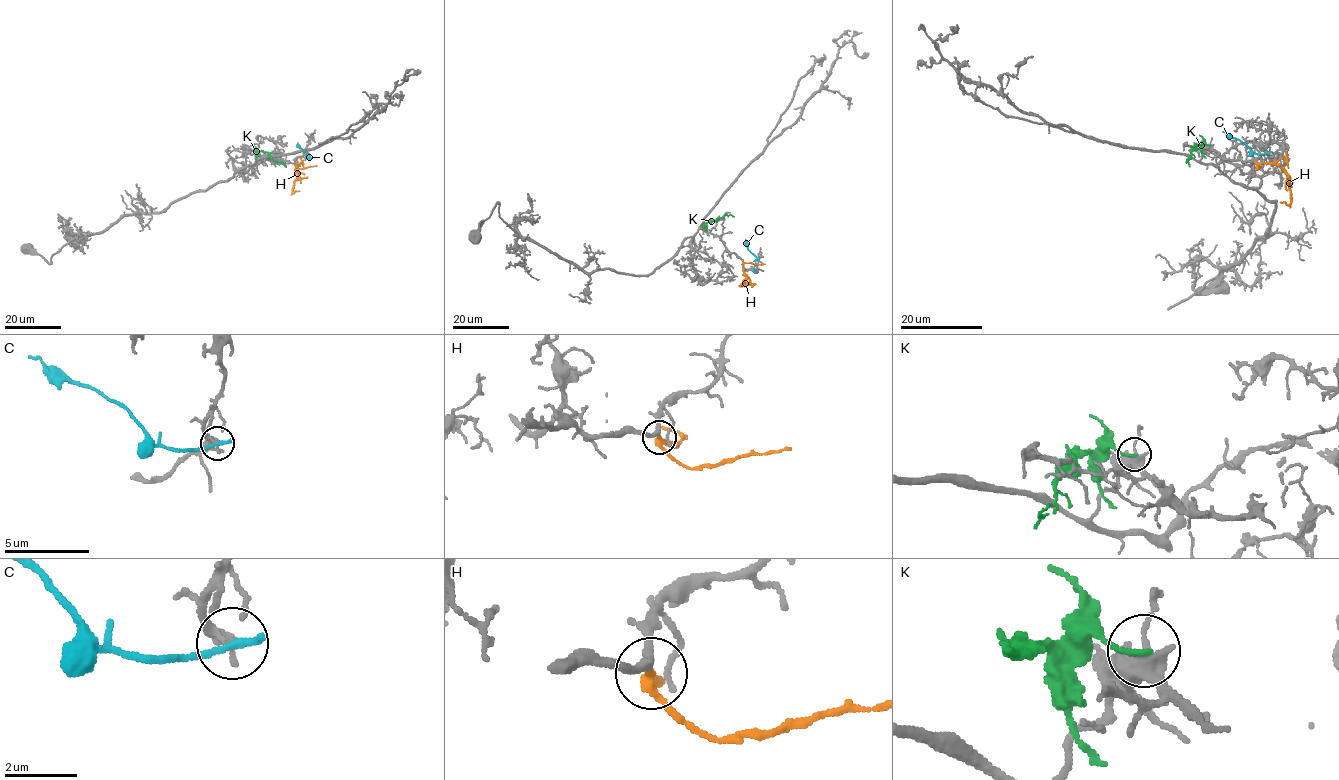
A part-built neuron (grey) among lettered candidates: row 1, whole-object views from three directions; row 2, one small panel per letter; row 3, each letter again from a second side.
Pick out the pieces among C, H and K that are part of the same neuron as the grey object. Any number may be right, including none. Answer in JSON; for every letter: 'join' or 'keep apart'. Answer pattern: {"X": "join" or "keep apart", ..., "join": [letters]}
{"C": "keep apart", "H": "keep apart", "K": "keep apart", "join": []}

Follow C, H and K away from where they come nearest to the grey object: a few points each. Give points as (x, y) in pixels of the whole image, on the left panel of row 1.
C: (305, 157), (309, 154), (297, 142)
H: (295, 163), (298, 173), (293, 192), (299, 191)
K: (258, 151), (266, 152), (286, 166)

